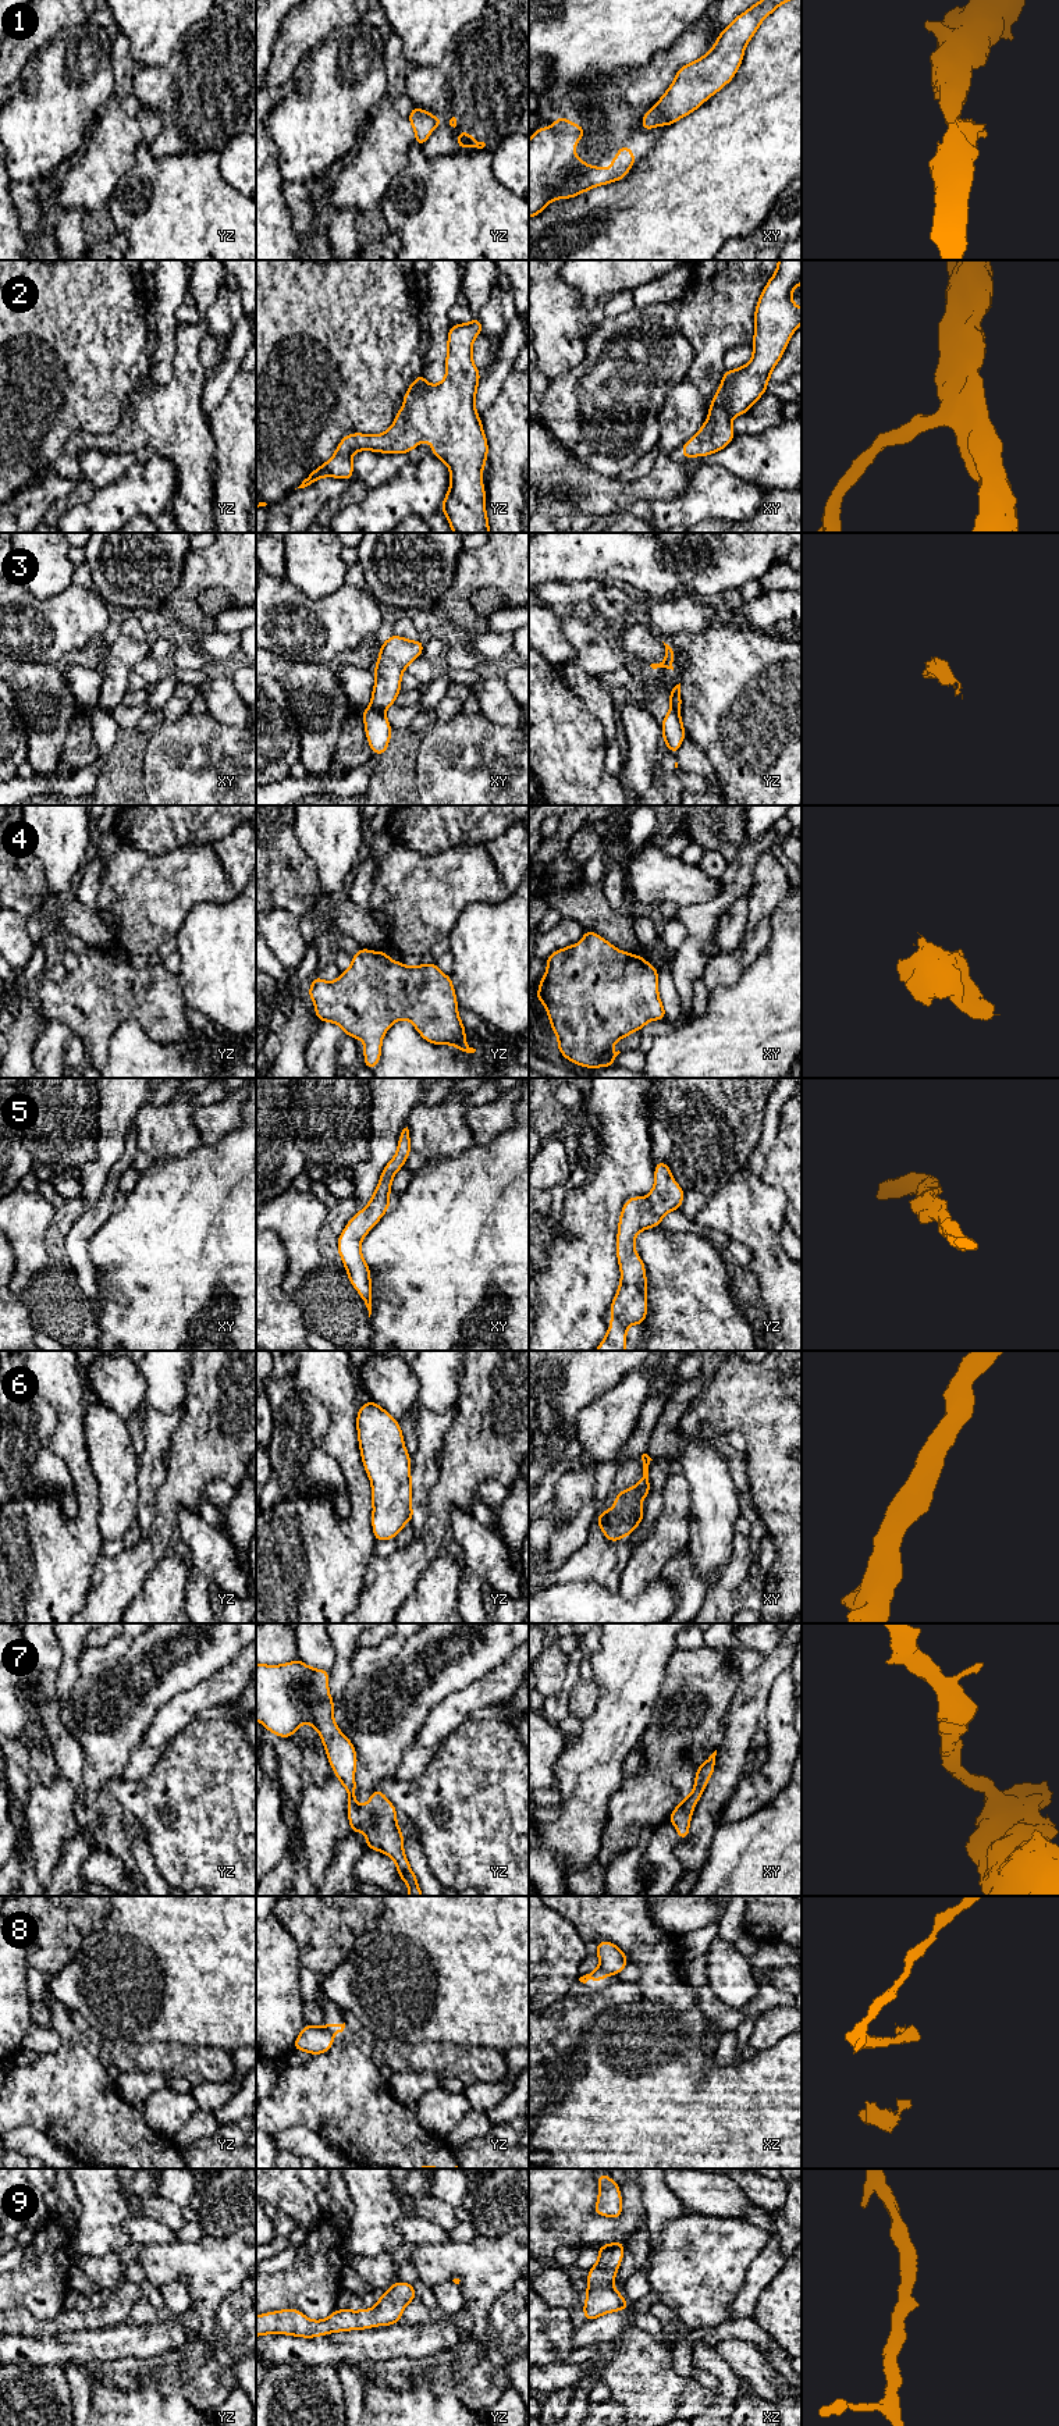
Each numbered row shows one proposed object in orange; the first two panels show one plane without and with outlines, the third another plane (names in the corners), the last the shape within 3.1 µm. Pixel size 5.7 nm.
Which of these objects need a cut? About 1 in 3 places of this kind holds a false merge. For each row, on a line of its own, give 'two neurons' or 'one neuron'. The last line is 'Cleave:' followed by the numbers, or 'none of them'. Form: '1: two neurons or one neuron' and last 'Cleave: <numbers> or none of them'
1: two neurons
2: one neuron
3: two neurons
4: one neuron
5: one neuron
6: two neurons
7: one neuron
8: two neurons
9: one neuron
Cleave: 1, 3, 6, 8

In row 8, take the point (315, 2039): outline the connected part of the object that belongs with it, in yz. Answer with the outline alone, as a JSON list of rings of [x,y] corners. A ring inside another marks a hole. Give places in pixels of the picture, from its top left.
[[[306,2024],[294,2042],[294,2050],[303,2050],[313,2055],[326,2053],[334,2042],[333,2034],[323,2025]]]

